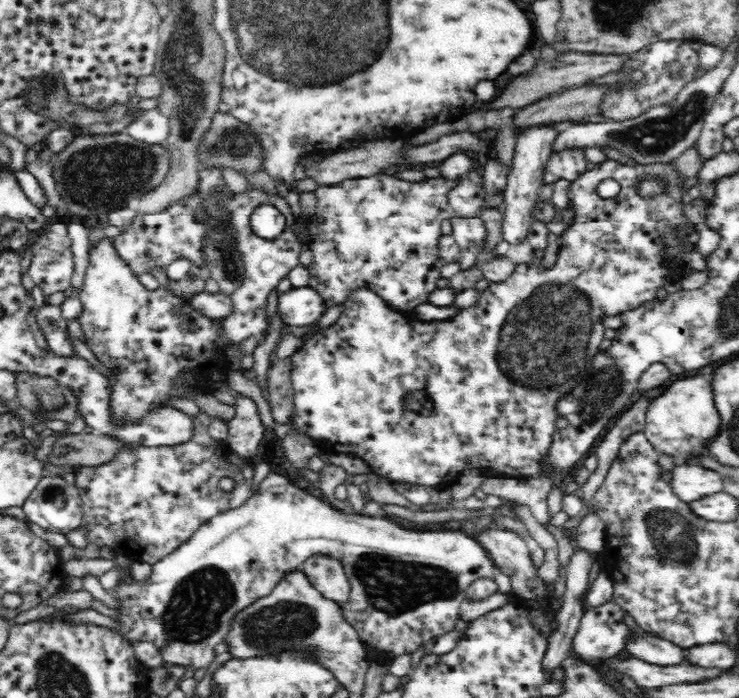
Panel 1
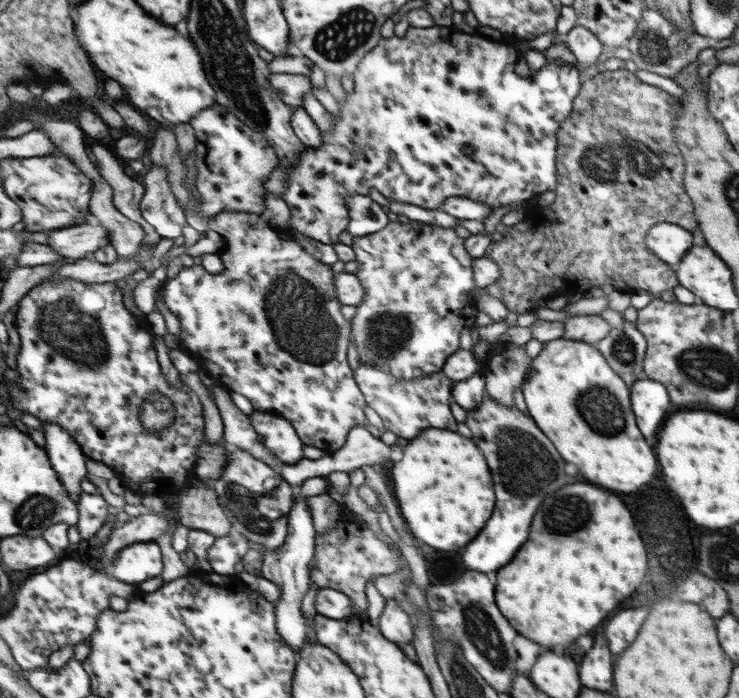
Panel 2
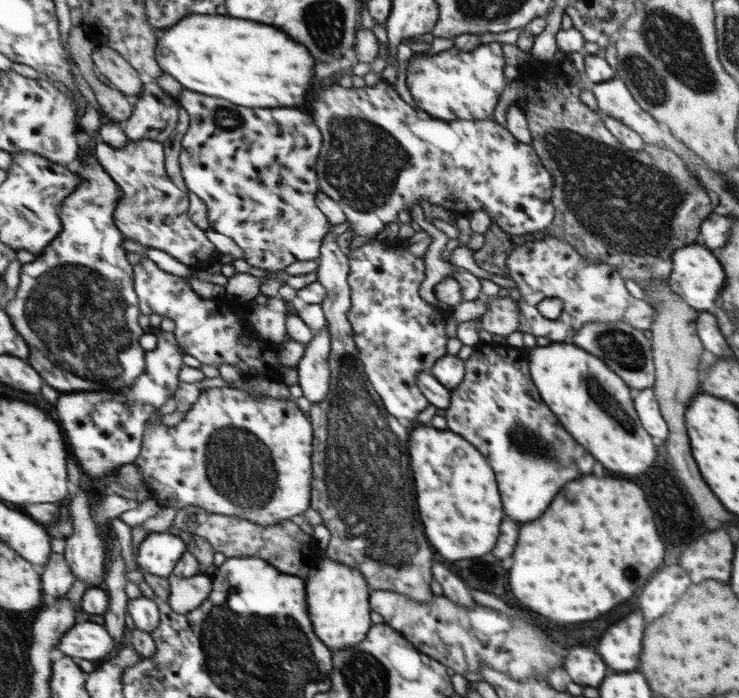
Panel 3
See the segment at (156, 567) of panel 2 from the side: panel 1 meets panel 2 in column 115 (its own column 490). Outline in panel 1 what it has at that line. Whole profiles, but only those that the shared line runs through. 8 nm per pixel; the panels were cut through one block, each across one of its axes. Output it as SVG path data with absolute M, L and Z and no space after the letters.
M270 472L260 482L256 492L242 506L234 507L232 510L217 514L214 518L209 518L208 522L199 526L198 530L189 539L180 543L180 546L177 546L176 550L168 553L166 558L160 559L160 562L153 564L151 566L152 574L149 574L149 577L144 582L140 582L140 580L126 580L126 582L120 582L112 590L114 596L116 596L116 600L118 600L118 614L120 614L118 616L118 626L120 626L121 634L124 634L124 637L128 637L129 640L138 640L138 642L144 642L146 640L146 642L152 642L161 652L166 665L182 665L183 667L190 665L196 669L204 668L206 670L211 660L215 657L214 648L216 648L216 644L220 644L220 642L223 642L229 636L233 621L235 620L235 614L244 610L244 608L247 608L252 603L257 602L260 598L268 597L275 590L275 587L283 581L286 574L298 570L314 554L326 554L331 558L340 560L340 563L343 564L343 570L349 579L351 592L349 601L341 605L342 614L346 622L356 630L360 641L364 643L369 662L390 663L394 656L404 653L410 654L424 642L434 641L439 637L447 639L459 620L458 608L460 608L460 604L466 598L468 586L477 578L494 579L498 574L487 550L476 538L470 538L468 532L460 532L460 530L444 530L444 532L442 530L431 531L421 526L420 528L414 529L384 514L379 514L376 517L365 514L358 516L358 513L354 512L354 516L348 516L348 511L341 511L334 506L330 507L330 504L324 503L322 499L318 499L314 494L290 483L283 475Z

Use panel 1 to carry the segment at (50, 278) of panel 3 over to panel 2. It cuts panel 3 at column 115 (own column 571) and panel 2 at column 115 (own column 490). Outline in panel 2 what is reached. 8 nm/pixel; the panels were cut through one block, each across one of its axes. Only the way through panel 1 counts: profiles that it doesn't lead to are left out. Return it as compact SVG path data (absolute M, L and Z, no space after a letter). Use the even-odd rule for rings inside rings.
M56 277L55 279L46 280L41 285L33 288L28 293L28 296L21 300L17 312L17 323L19 324L19 331L23 340L23 352L18 356L18 370L13 371L12 379L21 386L22 390L9 387L10 396L12 396L14 406L22 411L22 413L28 412L42 420L43 423L50 421L51 424L60 424L65 429L68 429L83 446L88 458L97 462L103 462L114 469L115 476L123 481L126 490L135 491L137 494L156 494L160 497L164 495L179 495L188 486L190 472L194 470L194 466L198 462L199 446L204 442L205 422L203 419L203 406L196 393L185 384L182 374L181 381L183 384L181 386L173 386L173 384L170 384L165 379L162 367L160 367L158 360L156 360L156 350L154 350L154 346L150 346L152 344L152 336L150 336L150 332L144 334L144 332L138 330L138 322L134 319L134 315L124 308L120 289L116 283L92 284L76 280L74 277ZM156 392L167 395L168 398L172 399L175 416L174 421L168 424L166 428L161 431L152 432L148 431L148 428L143 425L143 404L148 397Z

